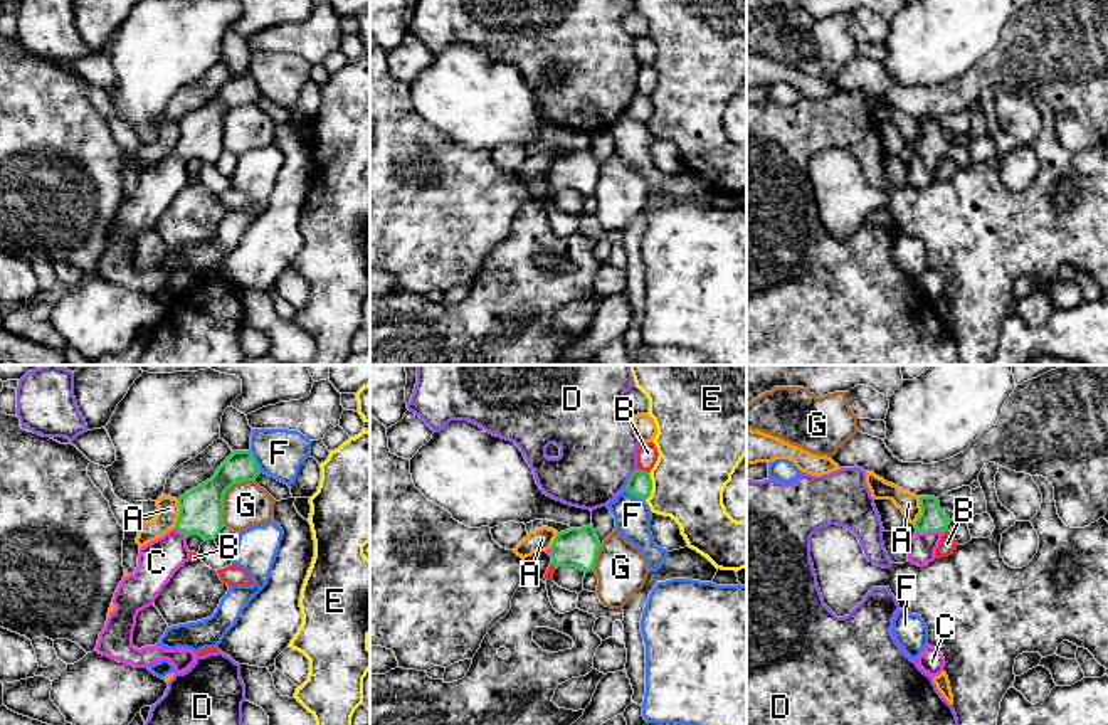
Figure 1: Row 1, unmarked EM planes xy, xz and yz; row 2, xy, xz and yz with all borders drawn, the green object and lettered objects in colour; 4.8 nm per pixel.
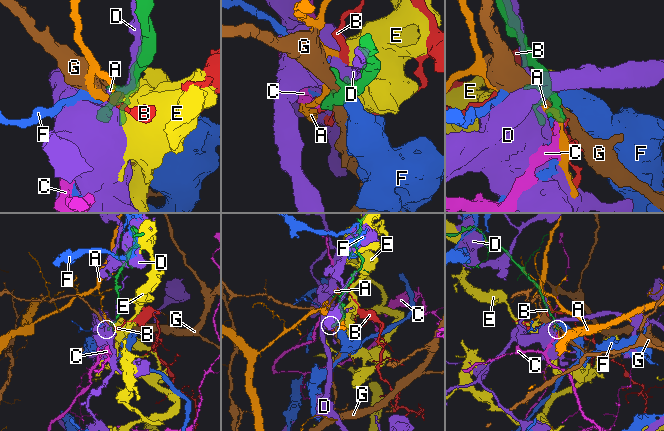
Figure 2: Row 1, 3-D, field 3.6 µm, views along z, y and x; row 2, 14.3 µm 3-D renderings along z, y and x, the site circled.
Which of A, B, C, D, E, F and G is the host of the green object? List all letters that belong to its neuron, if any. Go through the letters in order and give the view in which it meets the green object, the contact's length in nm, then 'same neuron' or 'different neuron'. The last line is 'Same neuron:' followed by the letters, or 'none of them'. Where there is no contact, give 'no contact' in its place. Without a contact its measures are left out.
A: contact in xy; length 140 nm; different neuron
B: contact in xz; length 60 nm; different neuron
C: contact in yz; length 130 nm; same neuron
D: contact in xz; length 110 nm; different neuron
E: contact in xz; length 140 nm; different neuron
F: contact in xy; length 130 nm; different neuron
G: contact in xy; length 260 nm; different neuron
Same neuron: C

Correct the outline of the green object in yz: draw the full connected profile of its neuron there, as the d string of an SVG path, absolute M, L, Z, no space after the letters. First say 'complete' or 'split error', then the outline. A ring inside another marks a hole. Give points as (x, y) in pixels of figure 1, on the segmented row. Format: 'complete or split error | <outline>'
split error | M920 496L921 515L915 521L916 533L908 542L908 562L923 567L933 562L942 535L948 530L950 518L935 496Z

